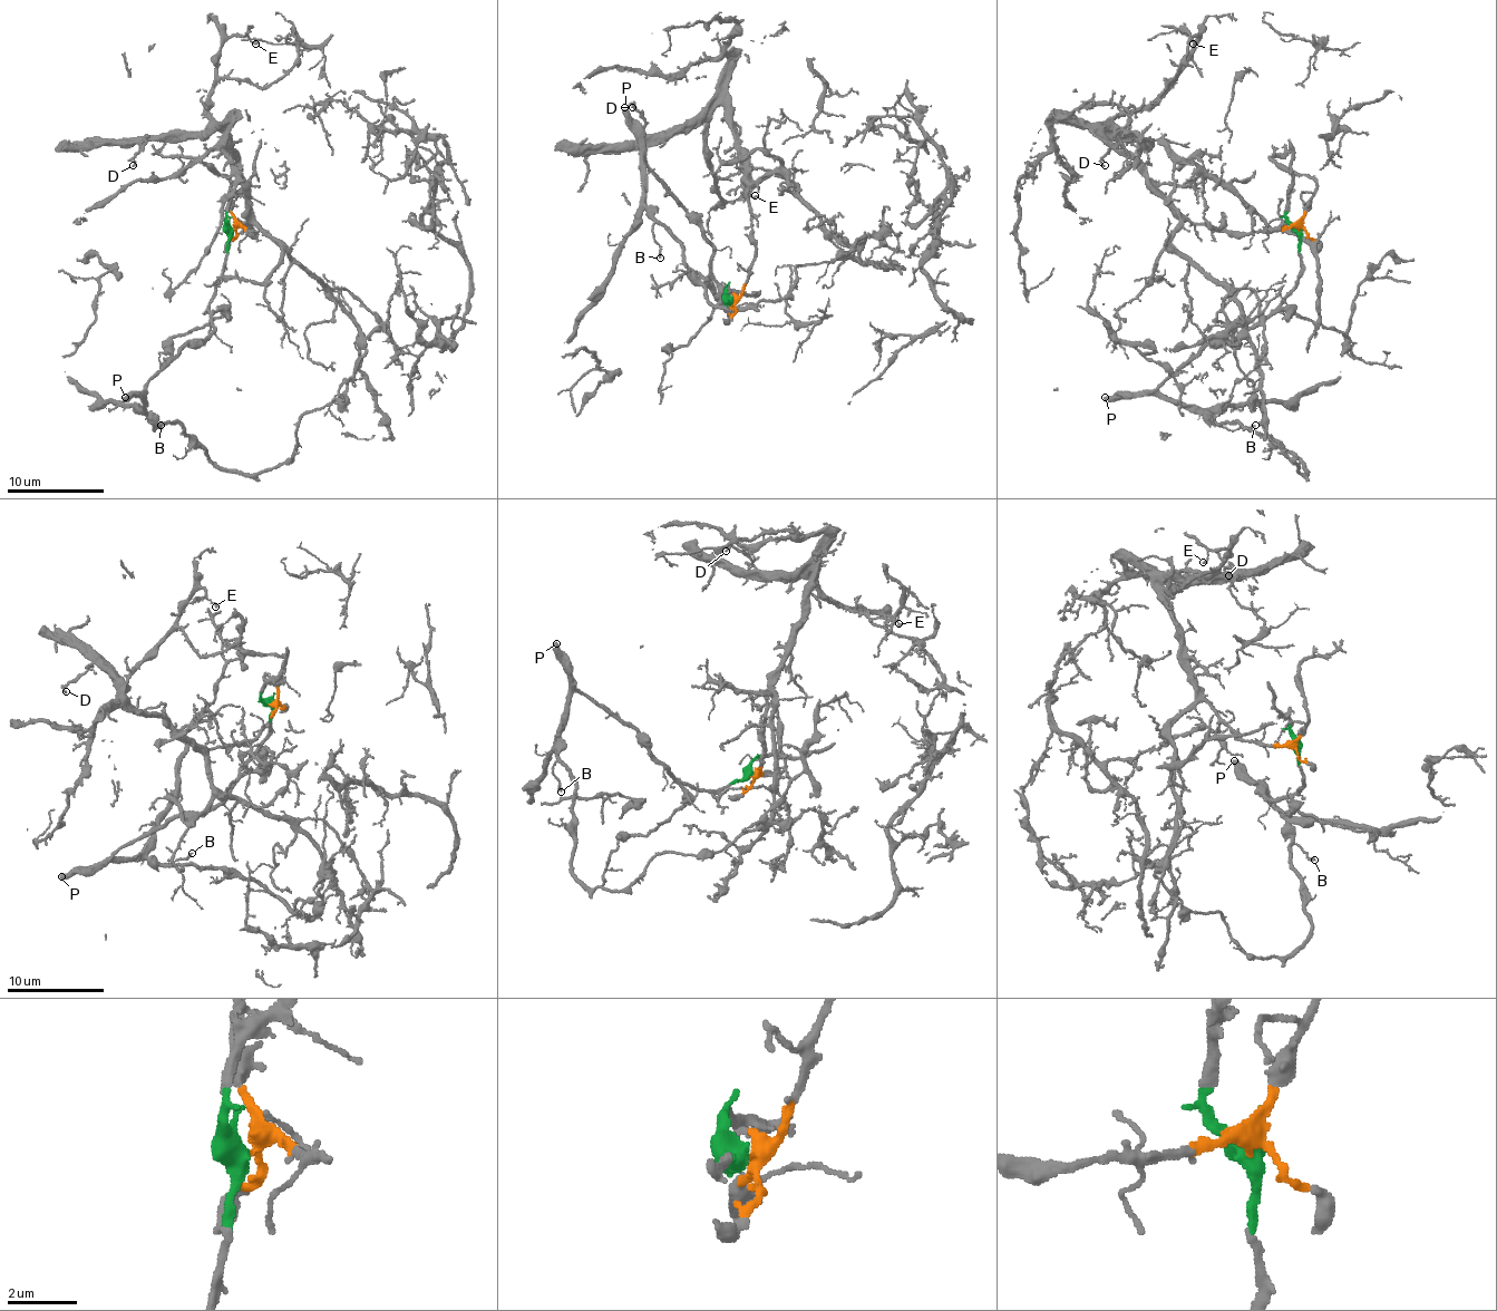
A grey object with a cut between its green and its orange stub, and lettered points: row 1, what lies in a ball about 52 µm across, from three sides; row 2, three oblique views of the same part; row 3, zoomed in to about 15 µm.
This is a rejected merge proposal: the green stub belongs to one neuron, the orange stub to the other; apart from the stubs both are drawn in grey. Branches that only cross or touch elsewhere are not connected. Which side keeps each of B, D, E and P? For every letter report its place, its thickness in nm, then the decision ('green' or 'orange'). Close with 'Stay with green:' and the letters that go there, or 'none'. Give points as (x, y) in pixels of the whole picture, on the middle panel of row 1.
B: place (660, 258); calibre 190 nm; green
D: place (632, 107); calibre 100 nm; orange
E: place (755, 195); calibre 150 nm; orange
P: place (624, 107); calibre 480 nm; green
Stay with green: B, P

